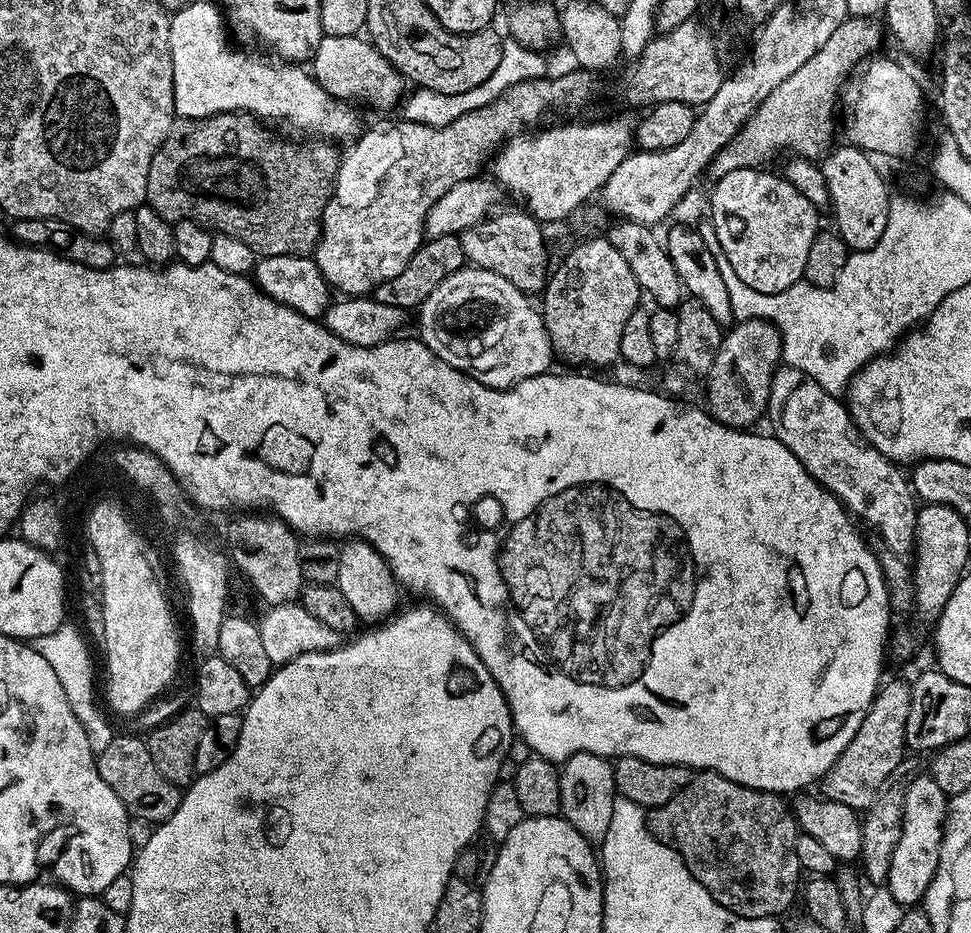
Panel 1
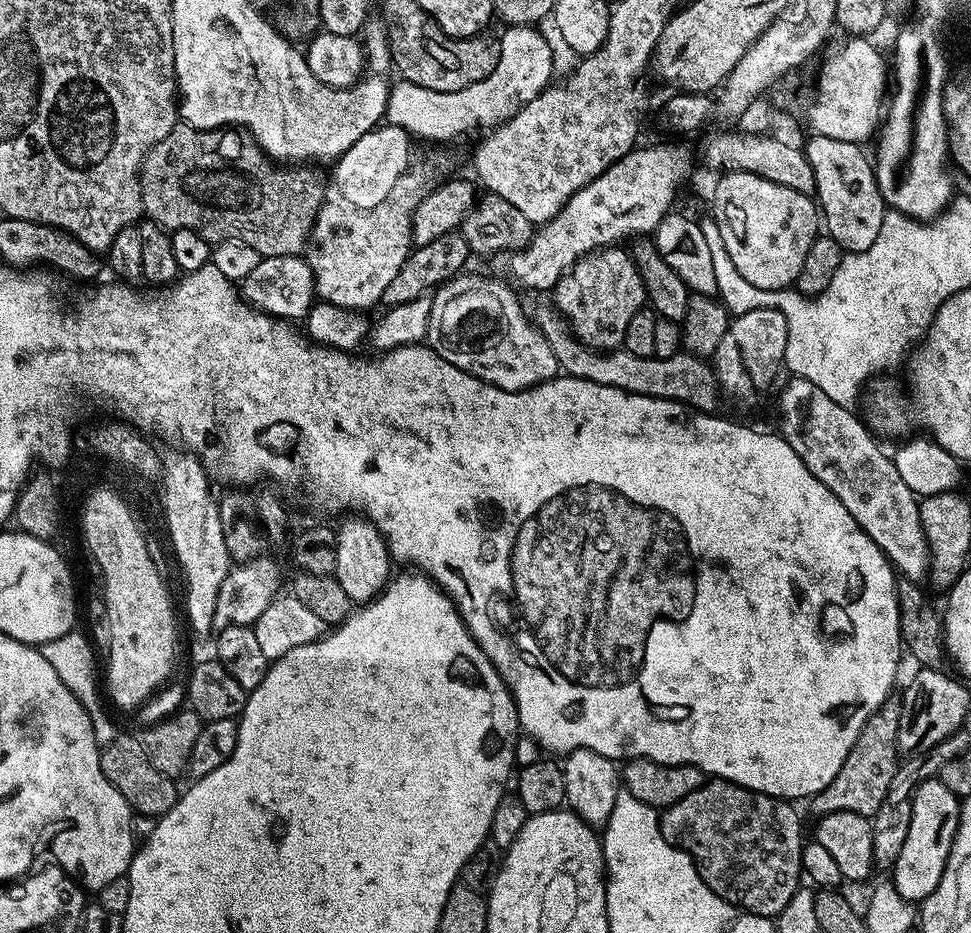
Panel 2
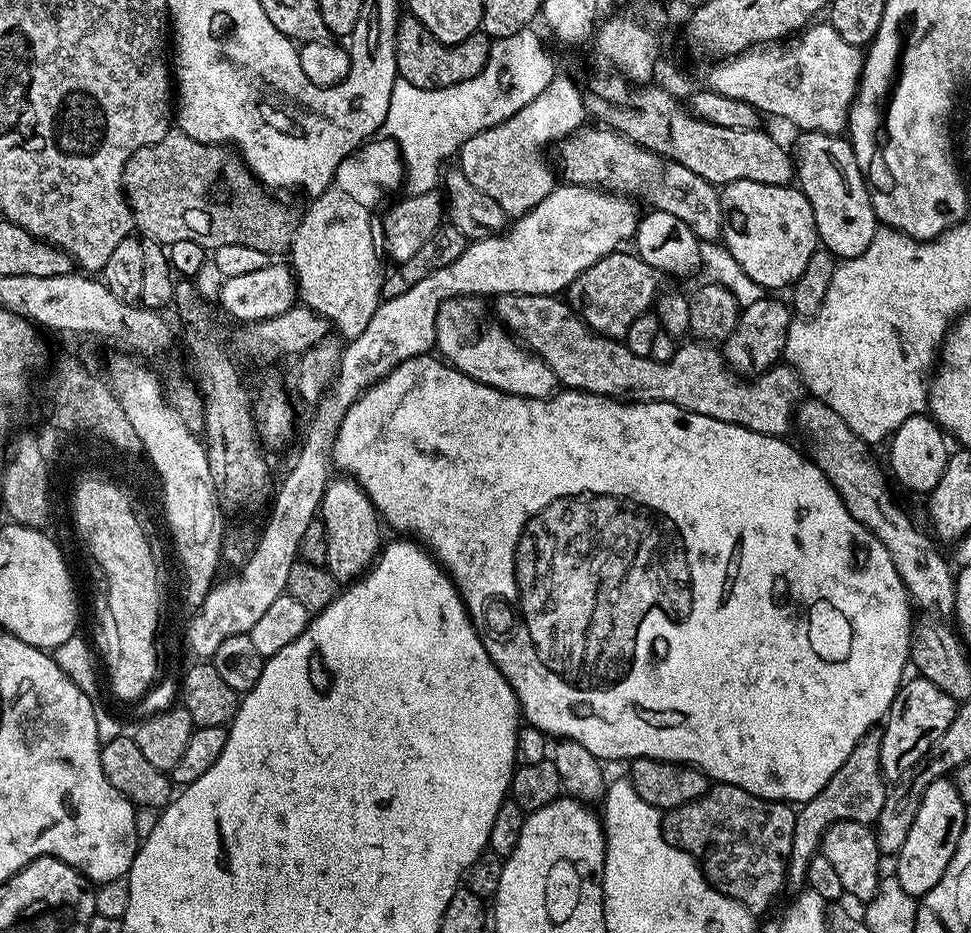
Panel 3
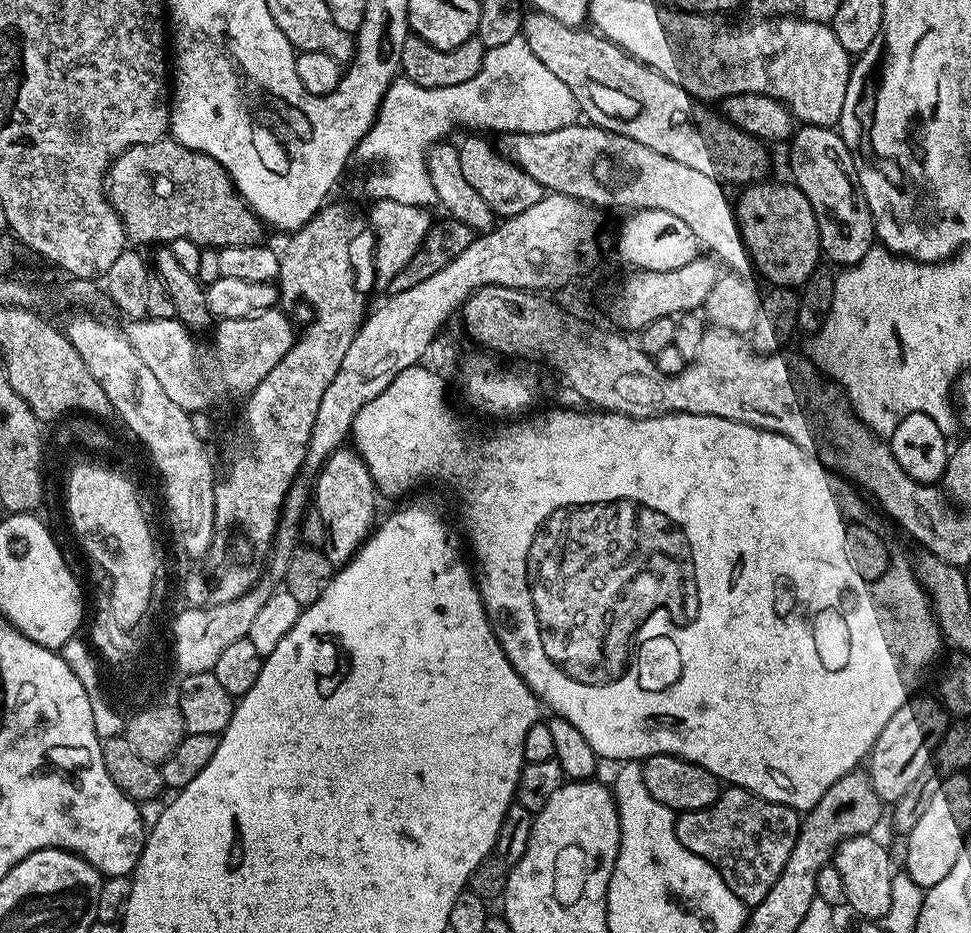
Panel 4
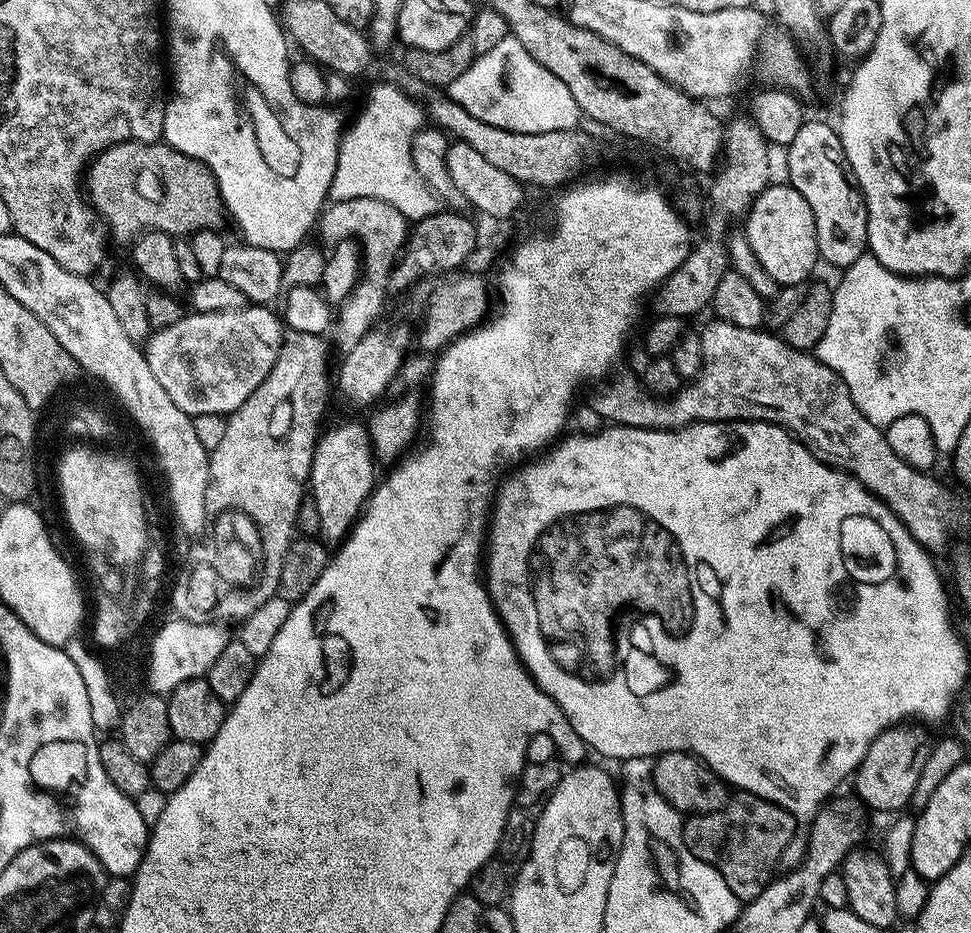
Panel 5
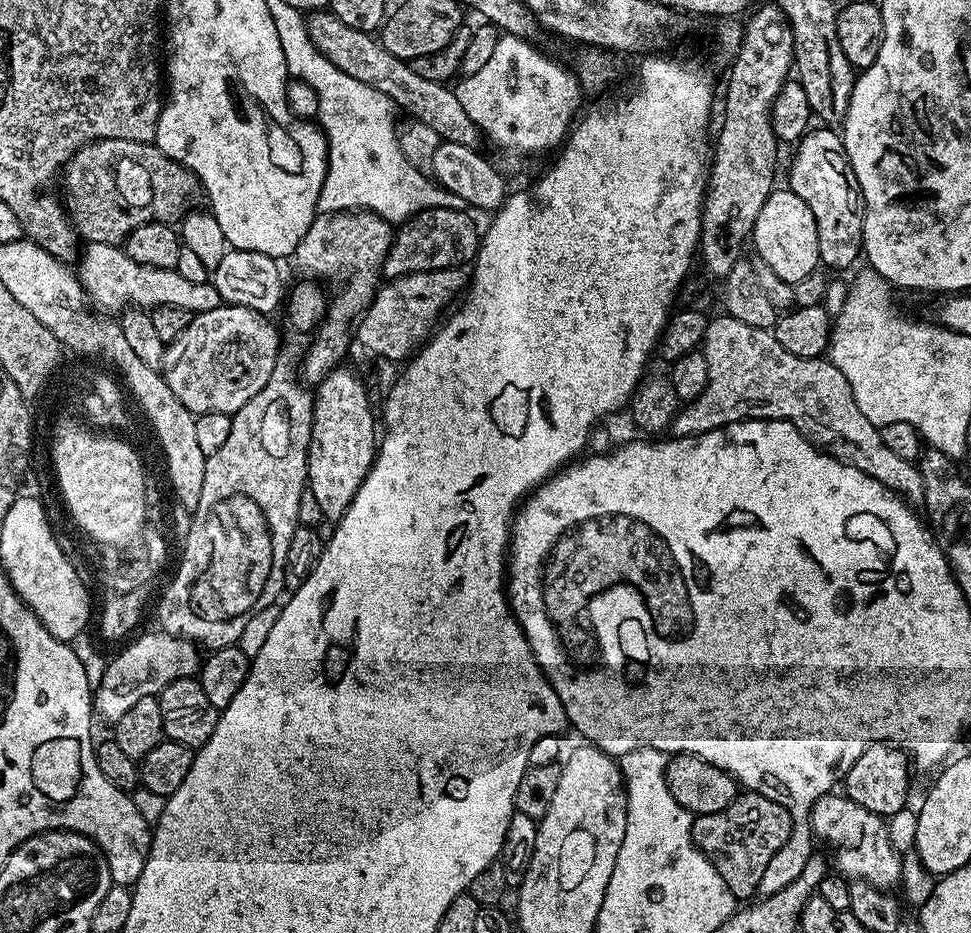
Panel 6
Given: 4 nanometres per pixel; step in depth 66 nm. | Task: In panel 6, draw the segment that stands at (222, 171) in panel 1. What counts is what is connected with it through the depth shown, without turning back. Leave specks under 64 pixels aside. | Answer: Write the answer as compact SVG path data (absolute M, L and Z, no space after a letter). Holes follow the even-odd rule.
M95 140L92 144L87 144L86 147L78 149L62 169L62 184L63 180L62 203L64 210L68 213L68 218L72 221L73 228L76 229L77 237L88 244L115 244L120 246L123 245L129 234L136 227L140 227L143 224L164 223L171 226L175 225L193 207L192 199L195 198L196 192L198 196L198 181L191 170L182 167L178 162L174 162L170 157L162 154L162 150L157 148L155 143L143 144L133 140Z

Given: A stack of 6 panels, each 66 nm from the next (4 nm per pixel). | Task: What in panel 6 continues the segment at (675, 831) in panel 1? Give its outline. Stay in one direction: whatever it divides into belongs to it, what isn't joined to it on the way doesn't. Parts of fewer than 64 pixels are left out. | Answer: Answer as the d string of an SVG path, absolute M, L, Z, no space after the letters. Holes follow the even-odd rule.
M744 790L734 802L730 802L730 806L726 806L726 810L695 817L692 822L692 841L700 853L716 867L718 874L722 874L722 882L726 882L737 901L744 902L757 895L770 858L782 850L793 831L792 815L778 806L778 802L757 792Z

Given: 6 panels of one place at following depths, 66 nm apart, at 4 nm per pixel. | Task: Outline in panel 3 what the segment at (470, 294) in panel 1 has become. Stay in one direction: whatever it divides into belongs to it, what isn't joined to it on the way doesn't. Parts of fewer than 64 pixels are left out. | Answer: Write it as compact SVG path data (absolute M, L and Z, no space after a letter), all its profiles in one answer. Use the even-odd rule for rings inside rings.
M453 296L444 300L436 319L439 355L459 372L500 392L549 399L558 386L552 368L538 354L521 348L517 339L501 323L493 324L486 317L488 310L485 304L485 299L479 296Z

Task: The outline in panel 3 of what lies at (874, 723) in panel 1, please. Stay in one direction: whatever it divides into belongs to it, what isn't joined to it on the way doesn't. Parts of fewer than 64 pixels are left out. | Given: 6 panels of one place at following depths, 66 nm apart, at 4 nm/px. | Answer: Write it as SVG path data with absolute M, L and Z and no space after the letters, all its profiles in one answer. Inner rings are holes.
M876 730L864 735L854 746L850 758L846 758L846 762L838 770L838 774L834 774L834 778L826 782L824 789L815 798L803 801L801 808L804 809L796 812L794 846L788 859L789 885L800 886L805 883L810 858L814 858L821 851L824 835L831 824L853 820L872 826L875 825L878 814L882 814L884 803L890 795L890 788L880 765L880 737L881 733Z

